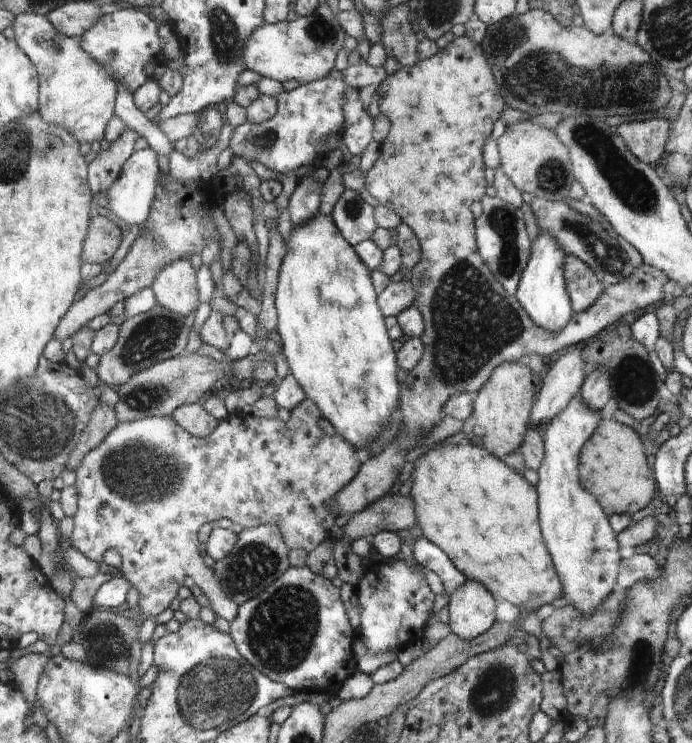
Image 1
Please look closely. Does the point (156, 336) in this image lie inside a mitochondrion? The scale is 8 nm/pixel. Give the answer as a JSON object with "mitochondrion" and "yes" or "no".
{"mitochondrion":"yes"}

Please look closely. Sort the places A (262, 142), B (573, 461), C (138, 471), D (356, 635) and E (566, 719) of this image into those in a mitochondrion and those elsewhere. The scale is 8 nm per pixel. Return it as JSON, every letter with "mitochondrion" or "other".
{"A":"mitochondrion","B":"other","C":"mitochondrion","D":"other","E":"other"}

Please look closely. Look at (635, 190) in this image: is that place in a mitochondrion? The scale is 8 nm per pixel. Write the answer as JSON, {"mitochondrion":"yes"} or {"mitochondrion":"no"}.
{"mitochondrion":"yes"}

